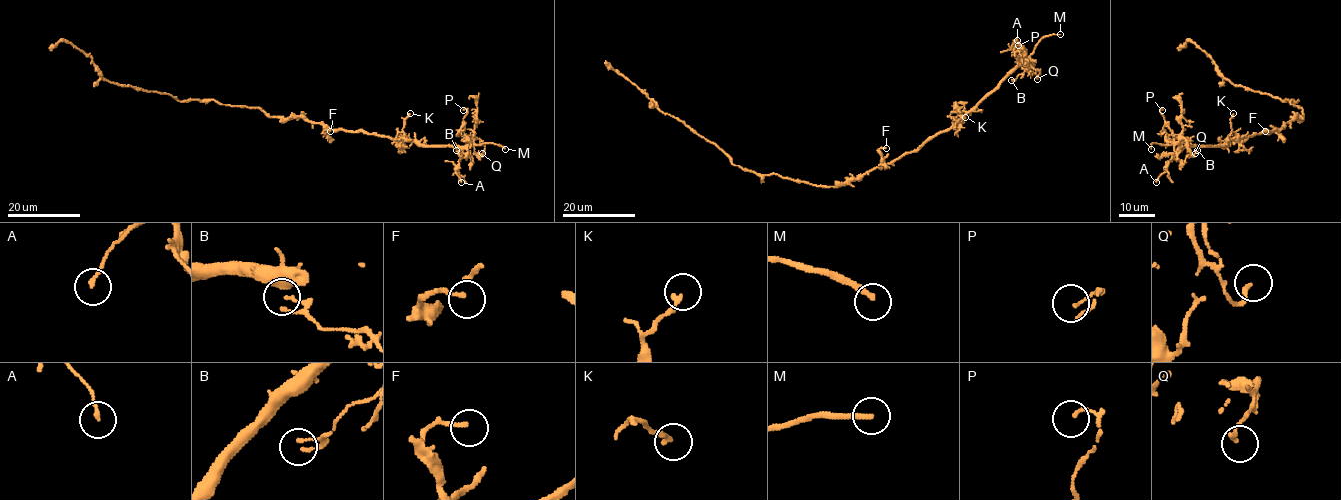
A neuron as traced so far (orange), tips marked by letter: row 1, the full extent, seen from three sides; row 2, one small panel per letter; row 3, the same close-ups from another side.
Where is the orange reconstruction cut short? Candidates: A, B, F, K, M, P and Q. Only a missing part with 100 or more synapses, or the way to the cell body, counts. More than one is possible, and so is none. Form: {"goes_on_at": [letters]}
{"goes_on_at": ["M"]}

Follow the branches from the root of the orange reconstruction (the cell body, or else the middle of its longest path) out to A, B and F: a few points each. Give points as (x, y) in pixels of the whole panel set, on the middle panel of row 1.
A: (835, 186), (892, 164), (949, 130), (1018, 64), (1011, 48), (1017, 40)
B: (835, 186), (892, 164), (949, 130), (1027, 60), (1028, 68), (1011, 80)
F: (835, 186), (859, 179), (879, 167), (883, 164), (879, 149), (886, 148)

